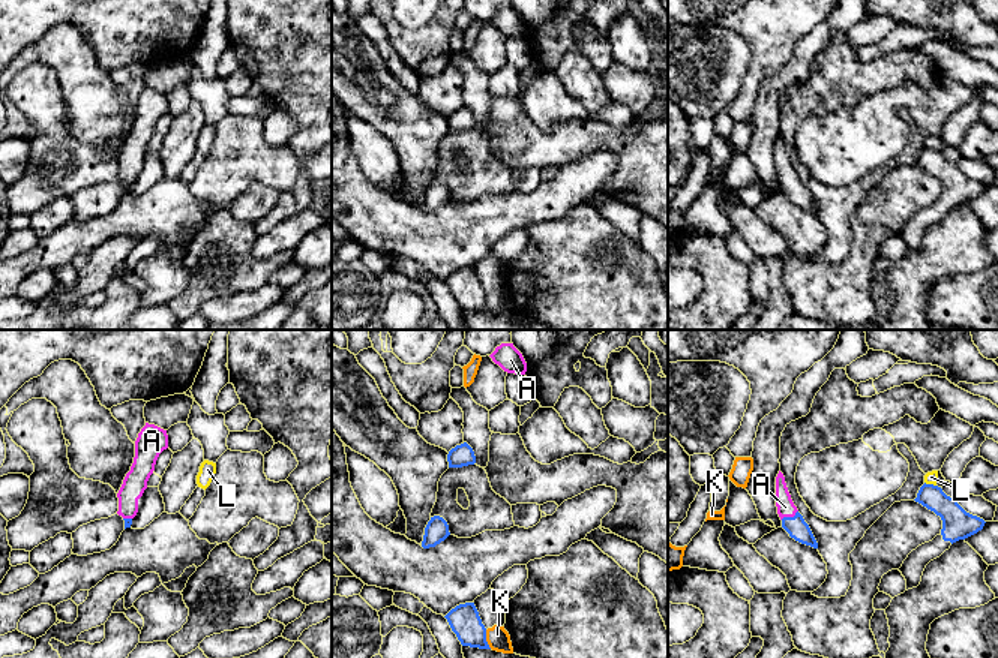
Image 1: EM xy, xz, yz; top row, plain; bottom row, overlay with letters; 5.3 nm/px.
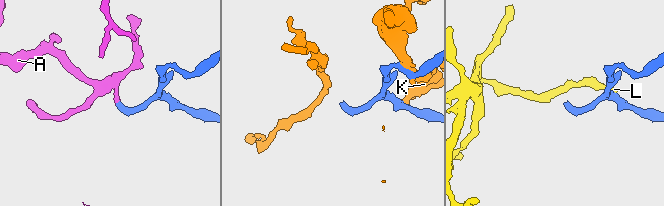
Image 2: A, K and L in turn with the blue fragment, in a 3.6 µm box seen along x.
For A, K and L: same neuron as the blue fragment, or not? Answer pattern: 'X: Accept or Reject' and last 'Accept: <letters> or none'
A: Accept
K: Reject
L: Reject
Accept: A

